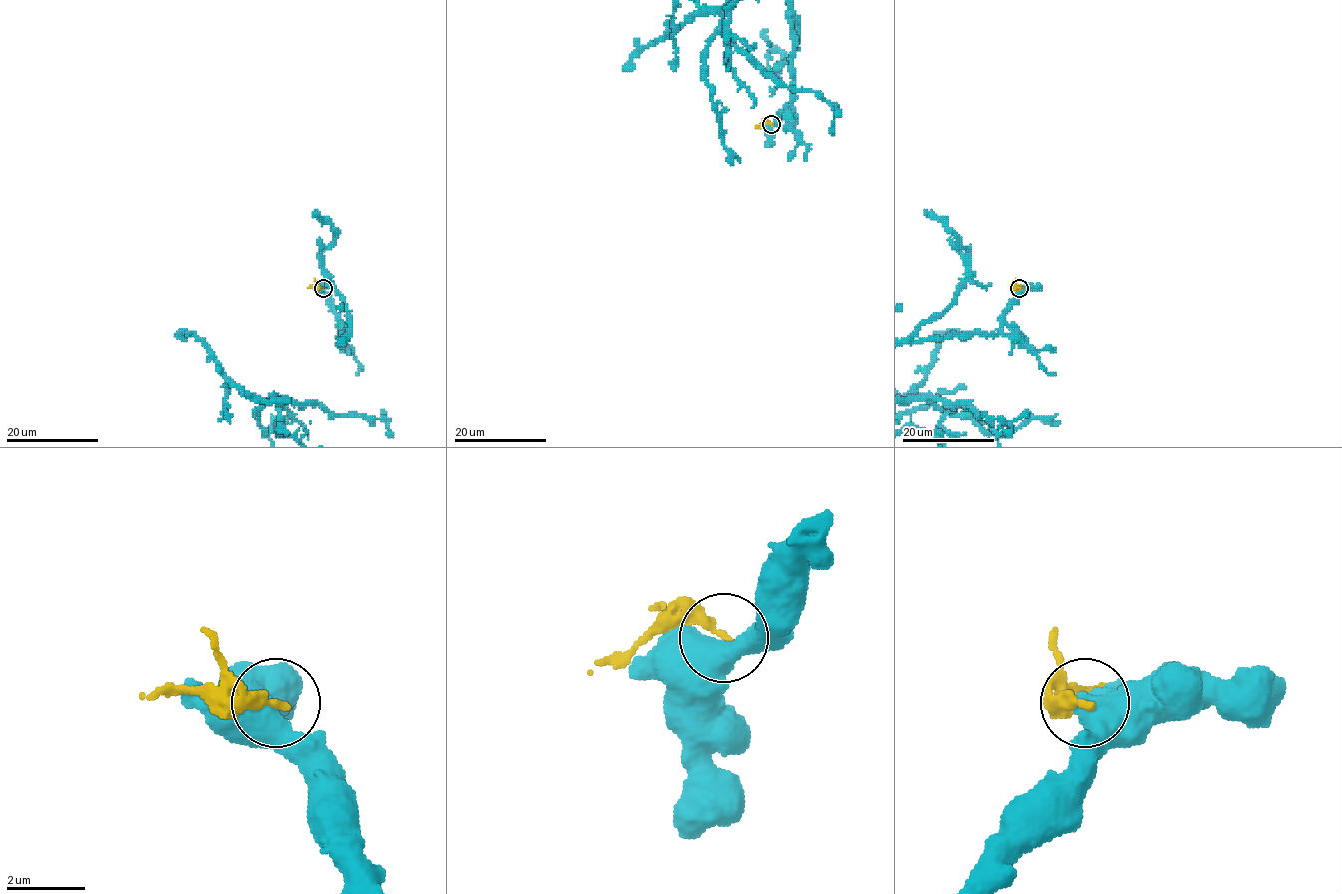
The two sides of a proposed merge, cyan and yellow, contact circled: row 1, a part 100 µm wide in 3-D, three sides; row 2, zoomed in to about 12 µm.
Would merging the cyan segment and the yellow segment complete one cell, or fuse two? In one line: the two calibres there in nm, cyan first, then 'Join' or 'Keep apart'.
Thickness 550 nm (cyan) against 280 nm. Keep apart

